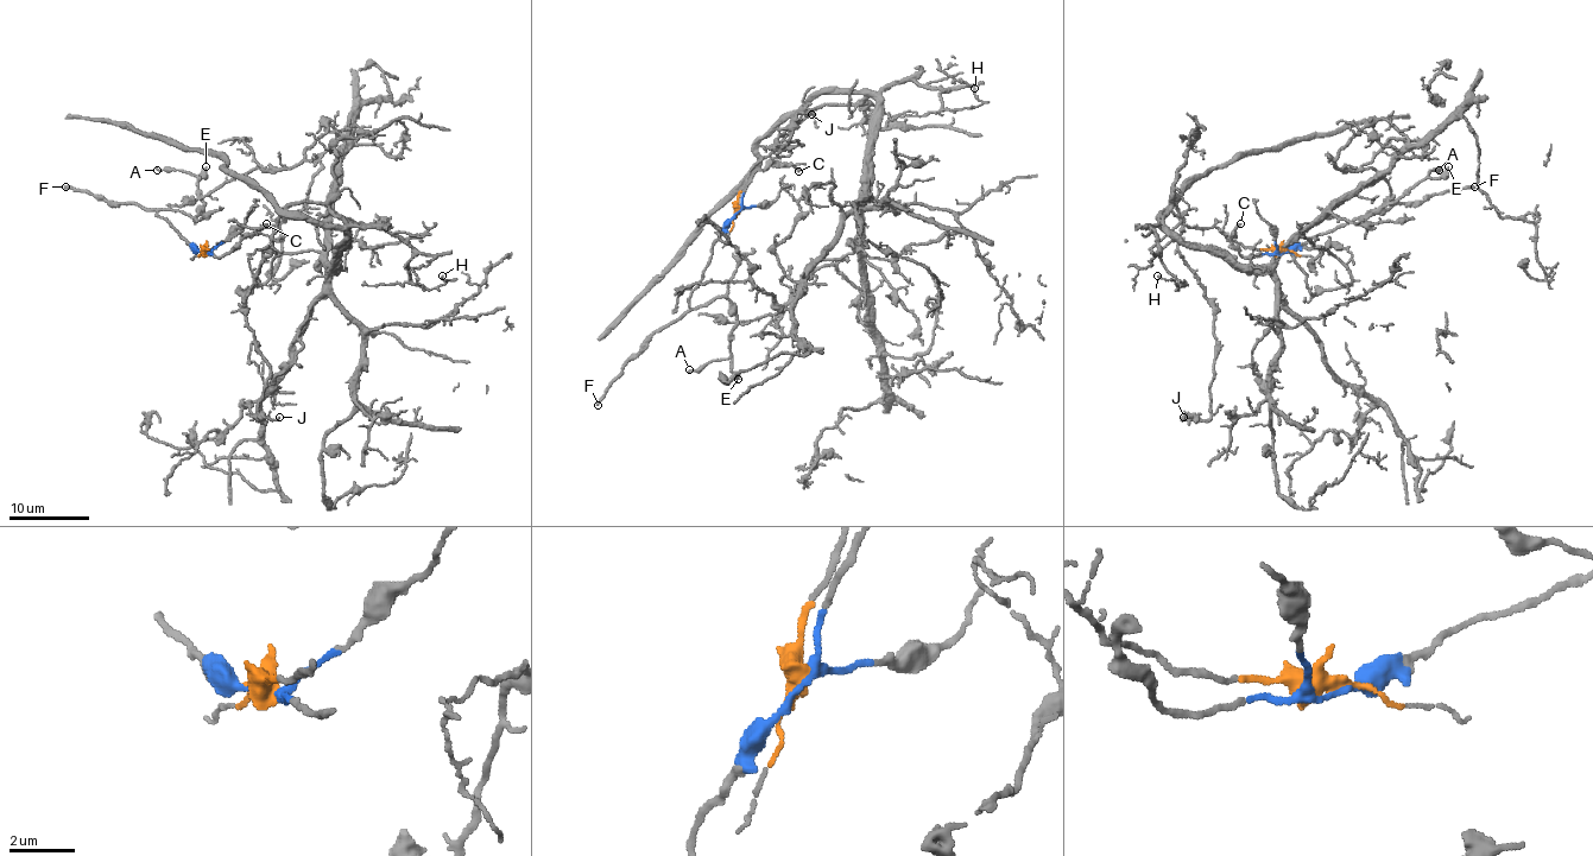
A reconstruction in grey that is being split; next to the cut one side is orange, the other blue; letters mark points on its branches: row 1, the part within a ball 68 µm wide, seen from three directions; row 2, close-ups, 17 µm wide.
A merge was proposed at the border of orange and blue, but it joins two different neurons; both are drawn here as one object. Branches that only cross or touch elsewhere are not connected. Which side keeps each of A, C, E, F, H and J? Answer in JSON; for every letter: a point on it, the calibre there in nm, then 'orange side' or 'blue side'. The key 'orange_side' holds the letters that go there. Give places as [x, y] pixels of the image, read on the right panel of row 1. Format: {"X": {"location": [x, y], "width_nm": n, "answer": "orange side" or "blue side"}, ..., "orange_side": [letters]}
{"A": {"location": [1439, 170], "width_nm": 140, "answer": "blue side"}, "C": {"location": [1240, 223], "width_nm": 170, "answer": "blue side"}, "E": {"location": [1448, 166], "width_nm": 380, "answer": "blue side"}, "F": {"location": [1474, 186], "width_nm": 240, "answer": "blue side"}, "H": {"location": [1157, 276], "width_nm": 120, "answer": "orange side"}, "J": {"location": [1183, 417], "width_nm": 150, "answer": "orange side"}, "orange_side": ["H", "J"]}

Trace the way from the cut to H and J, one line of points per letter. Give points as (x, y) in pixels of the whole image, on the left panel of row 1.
H: (204, 253), (320, 201), (412, 249), (416, 285), (442, 274)
J: (204, 253), (242, 227), (275, 227), (272, 251), (248, 289), (246, 327), (270, 368), (257, 417), (278, 417)

